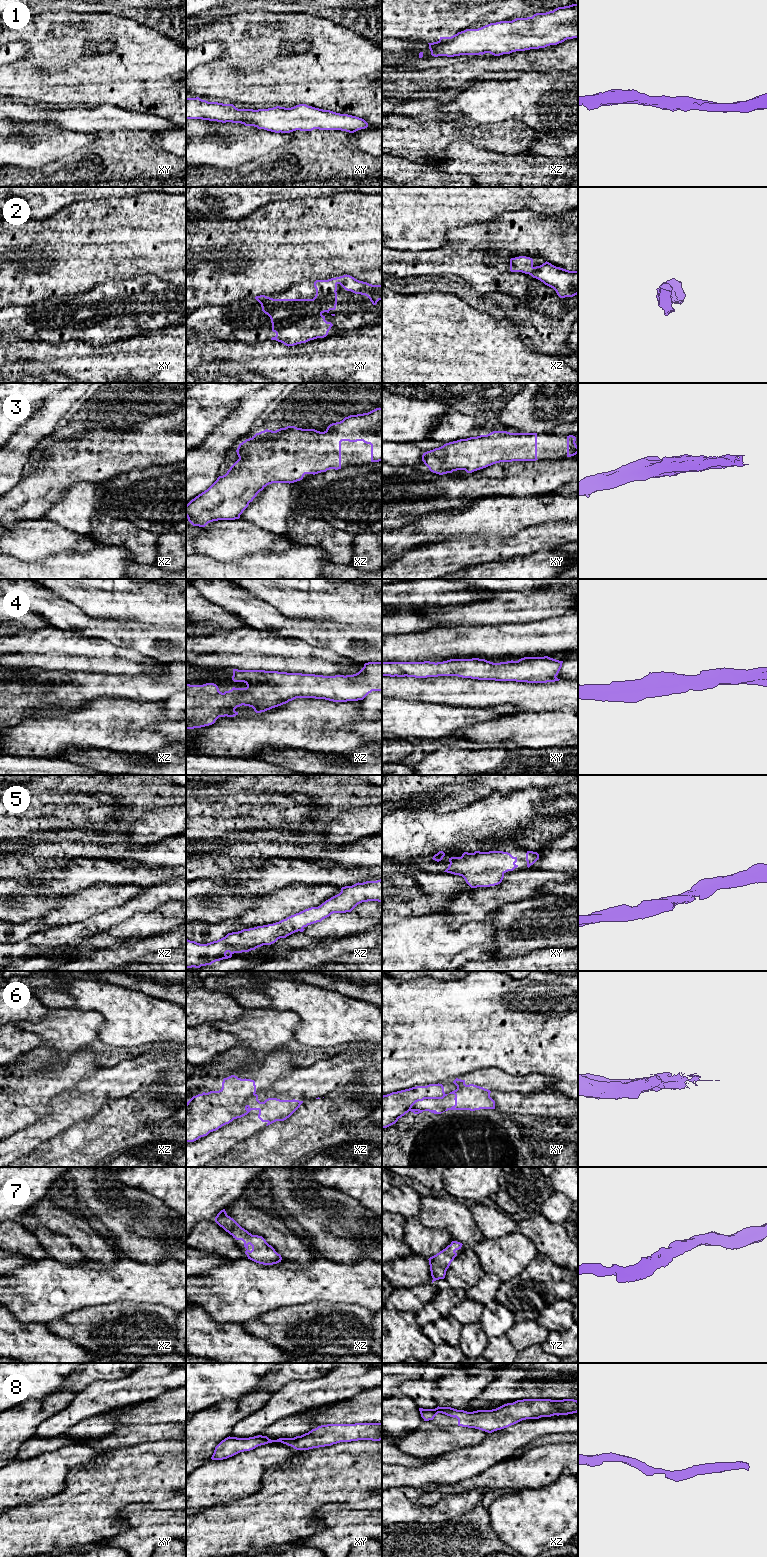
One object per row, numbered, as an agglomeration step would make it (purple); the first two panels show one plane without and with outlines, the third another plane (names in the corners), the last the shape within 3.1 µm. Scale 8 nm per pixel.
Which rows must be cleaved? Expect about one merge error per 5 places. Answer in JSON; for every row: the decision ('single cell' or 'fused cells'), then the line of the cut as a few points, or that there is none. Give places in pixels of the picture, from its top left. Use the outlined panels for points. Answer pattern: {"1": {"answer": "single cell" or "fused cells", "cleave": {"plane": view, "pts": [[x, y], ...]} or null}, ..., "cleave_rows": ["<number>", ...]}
{"1": {"answer": "single cell", "cleave": null}, "2": {"answer": "single cell", "cleave": null}, "3": {"answer": "single cell", "cleave": null}, "4": {"answer": "single cell", "cleave": null}, "5": {"answer": "single cell", "cleave": null}, "6": {"answer": "fused cells", "cleave": {"plane": "xz", "pts": [[254, 1093], [247, 1099], [246, 1106]]}}, "7": {"answer": "single cell", "cleave": null}, "8": {"answer": "single cell", "cleave": null}, "cleave_rows": ["6"]}

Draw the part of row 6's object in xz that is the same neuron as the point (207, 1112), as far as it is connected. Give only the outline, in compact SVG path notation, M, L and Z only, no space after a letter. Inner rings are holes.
M231 1075L223 1079L219 1091L193 1096L186 1103L186 1142L194 1142L245 1116L246 1101L255 1093L254 1080Z

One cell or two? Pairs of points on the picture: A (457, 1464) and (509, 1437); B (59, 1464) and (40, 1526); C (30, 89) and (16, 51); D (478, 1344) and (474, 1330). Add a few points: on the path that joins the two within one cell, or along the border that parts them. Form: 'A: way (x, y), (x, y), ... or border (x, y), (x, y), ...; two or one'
A: way (470, 1461), (496, 1447); one
B: border (66, 1481), (66, 1485), (57, 1494), (26, 1503); two
C: border (22, 38), (27, 43), (27, 53), (10, 64); two
D: way (475, 1341), (474, 1333); one

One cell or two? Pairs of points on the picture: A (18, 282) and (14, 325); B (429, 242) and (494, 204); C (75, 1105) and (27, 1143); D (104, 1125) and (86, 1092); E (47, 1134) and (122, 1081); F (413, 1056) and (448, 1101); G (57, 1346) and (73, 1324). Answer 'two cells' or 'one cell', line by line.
A: two cells
B: one cell
C: one cell
D: two cells
E: one cell
F: two cells
G: two cells

